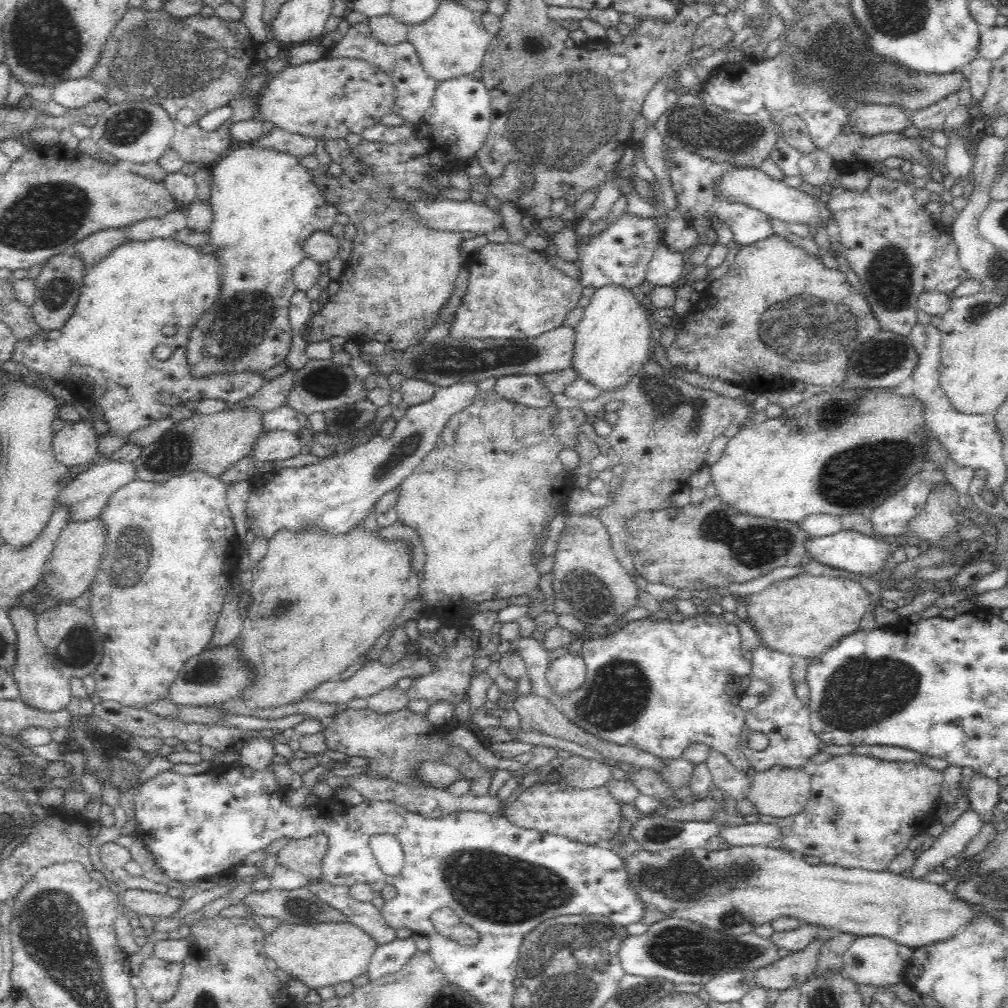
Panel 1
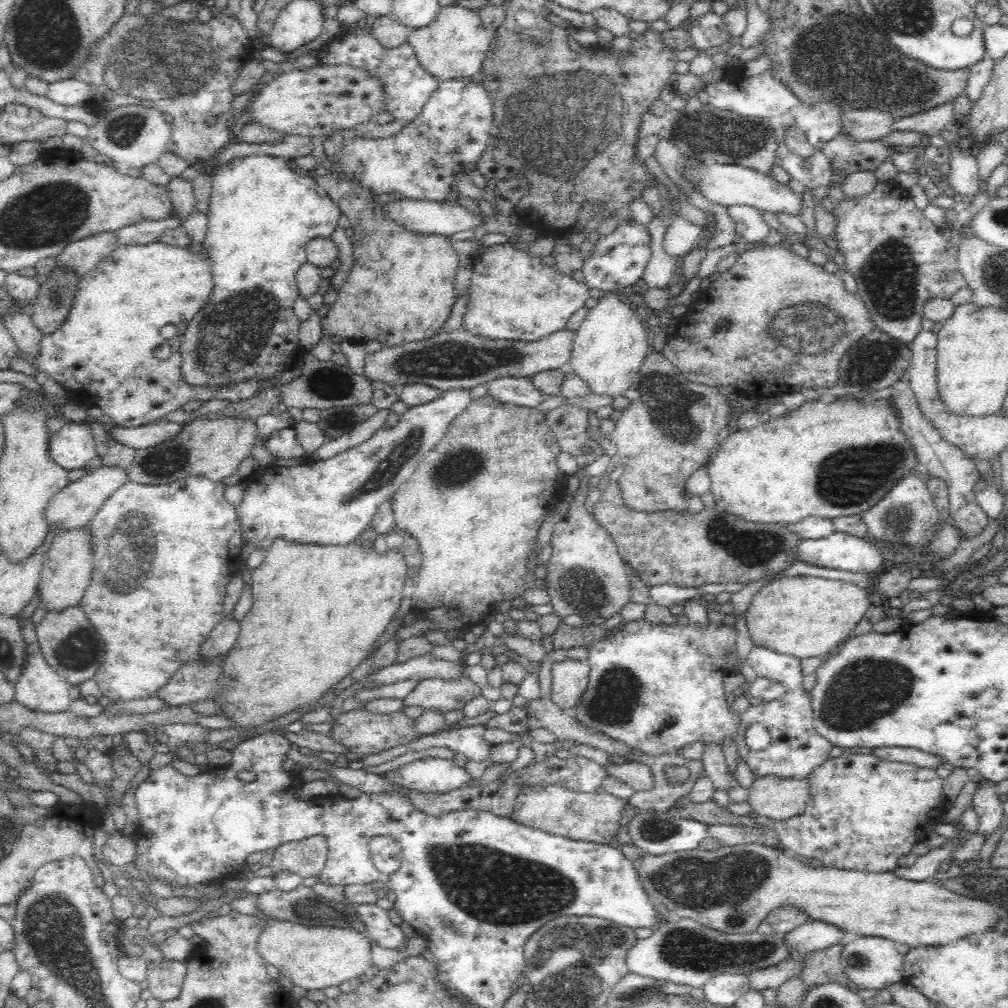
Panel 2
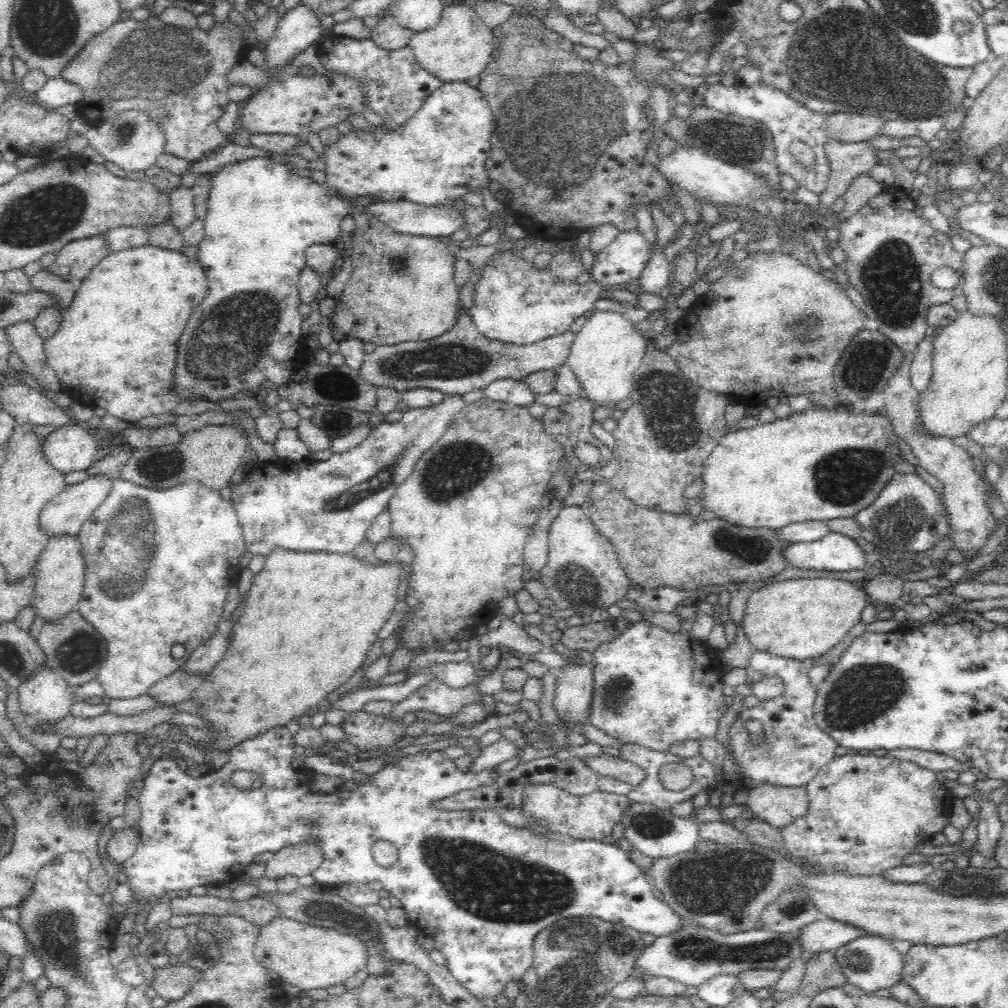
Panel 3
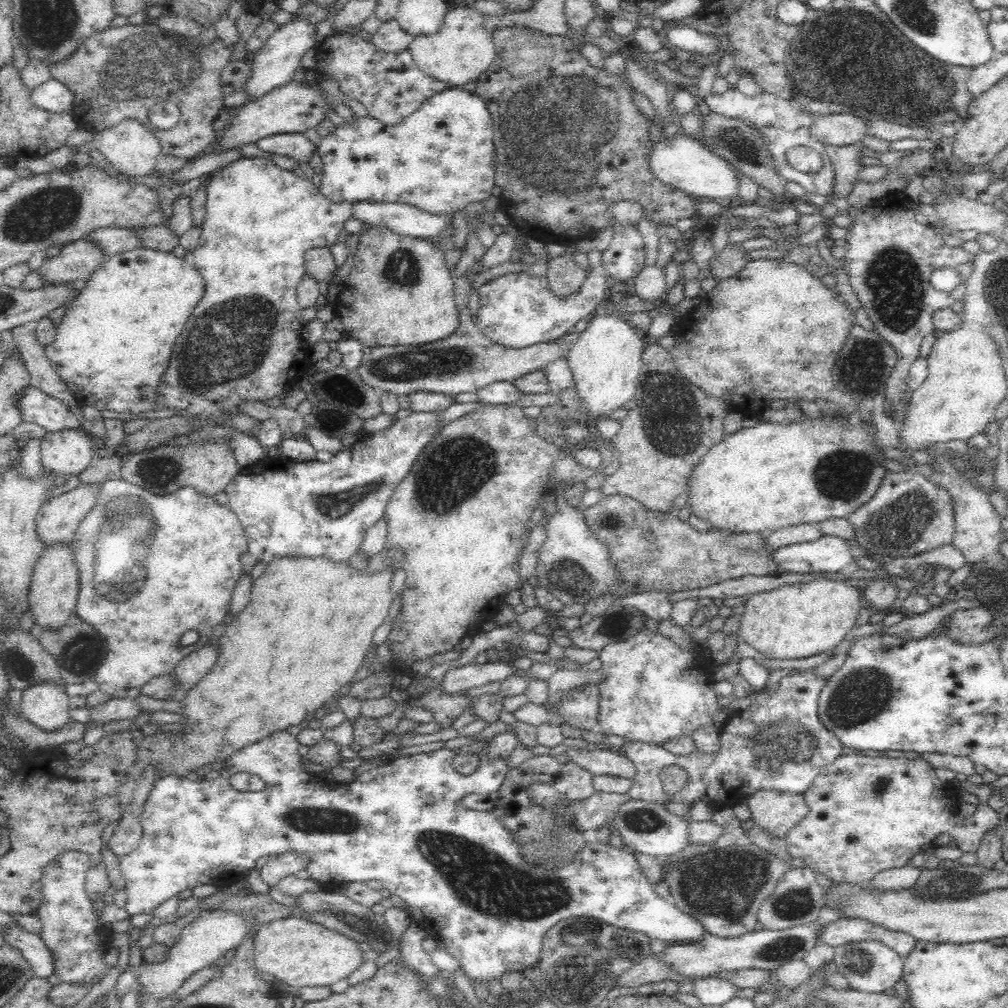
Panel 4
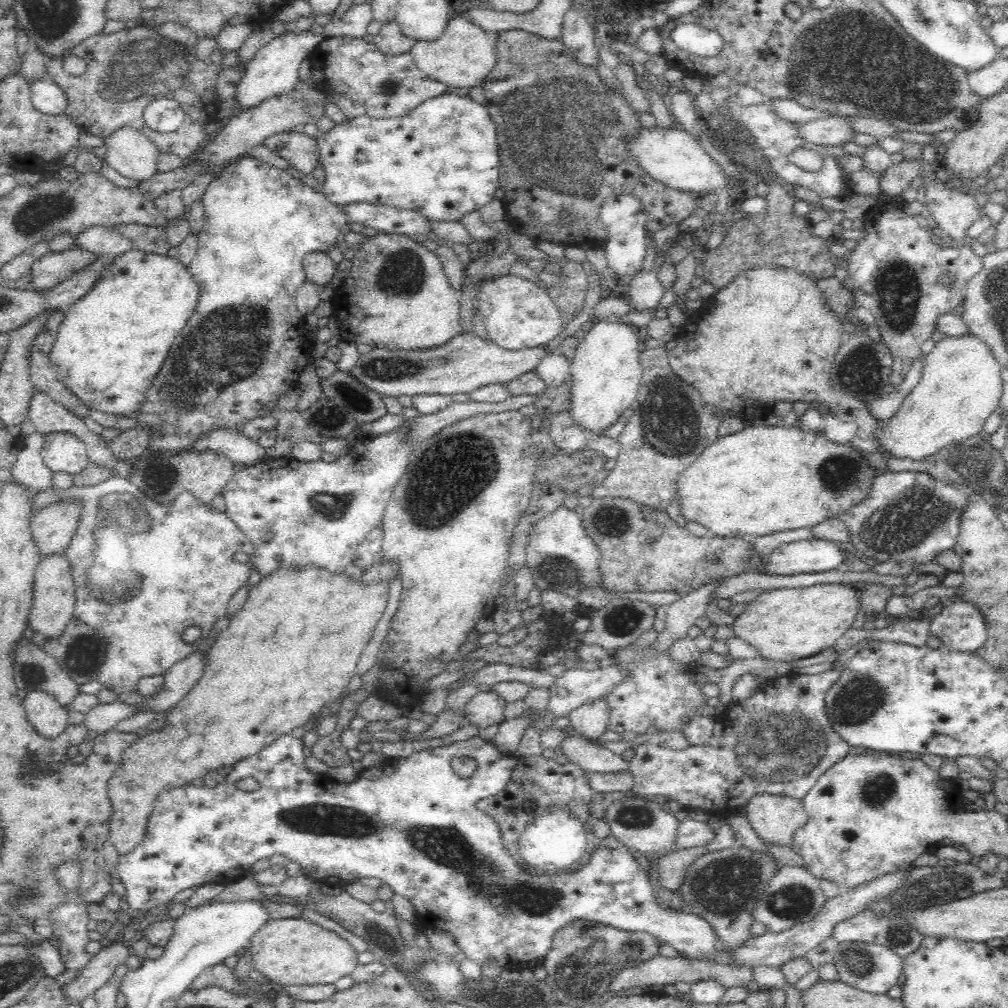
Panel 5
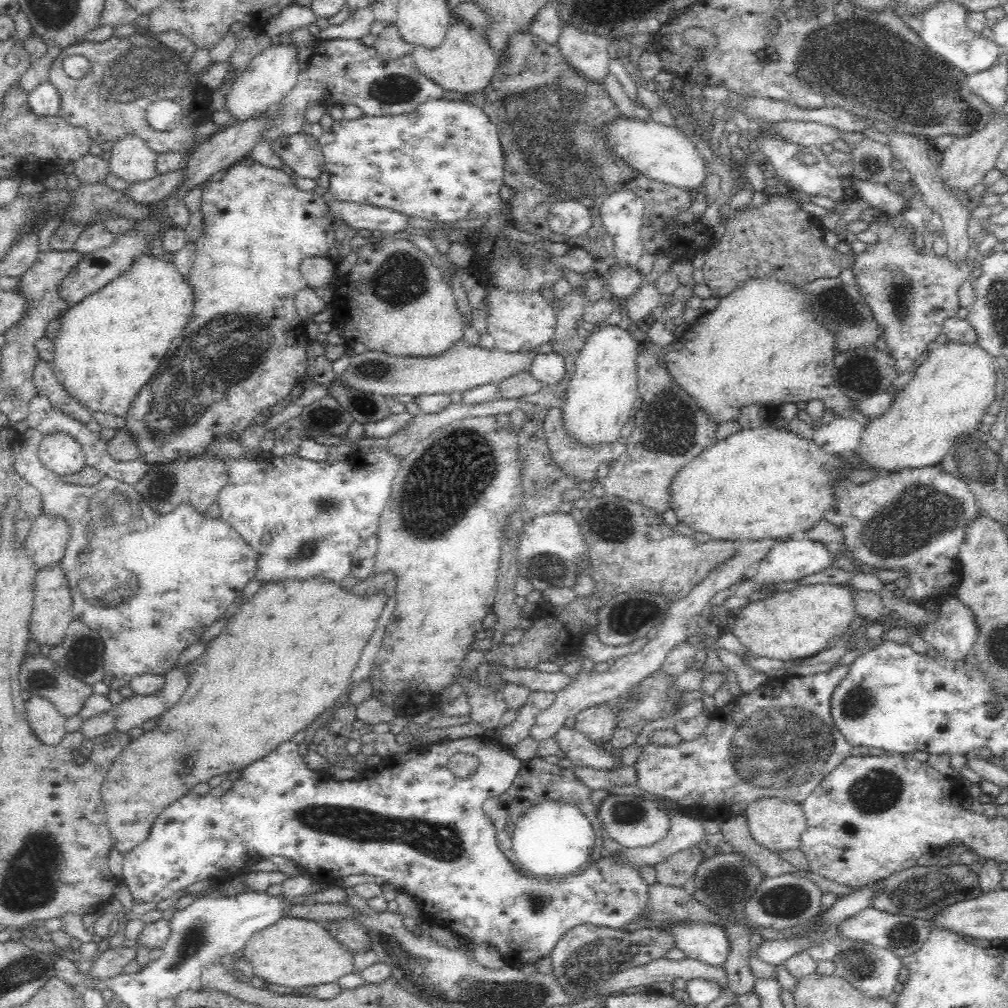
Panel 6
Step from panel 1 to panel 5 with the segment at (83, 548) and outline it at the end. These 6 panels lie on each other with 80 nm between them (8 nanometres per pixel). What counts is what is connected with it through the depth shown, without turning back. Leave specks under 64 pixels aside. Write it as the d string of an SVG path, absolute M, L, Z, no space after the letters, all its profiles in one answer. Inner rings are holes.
M65 553L42 557L35 571L32 608L29 614L29 625L32 630L42 632L47 638L58 638L71 618L74 617L76 586L72 577L72 566Z

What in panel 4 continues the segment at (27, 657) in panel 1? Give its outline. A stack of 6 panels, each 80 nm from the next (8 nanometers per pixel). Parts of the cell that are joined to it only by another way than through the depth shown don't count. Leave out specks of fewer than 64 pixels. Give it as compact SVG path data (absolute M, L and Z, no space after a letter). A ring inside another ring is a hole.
M44 681L21 691L21 714L38 728L54 732L71 720L70 696L59 682Z

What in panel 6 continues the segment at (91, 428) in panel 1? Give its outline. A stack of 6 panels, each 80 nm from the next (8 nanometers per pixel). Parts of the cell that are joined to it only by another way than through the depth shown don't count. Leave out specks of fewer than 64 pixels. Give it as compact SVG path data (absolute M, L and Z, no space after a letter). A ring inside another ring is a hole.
M64 431L43 435L39 457L48 470L60 477L76 474L87 465L83 446Z

